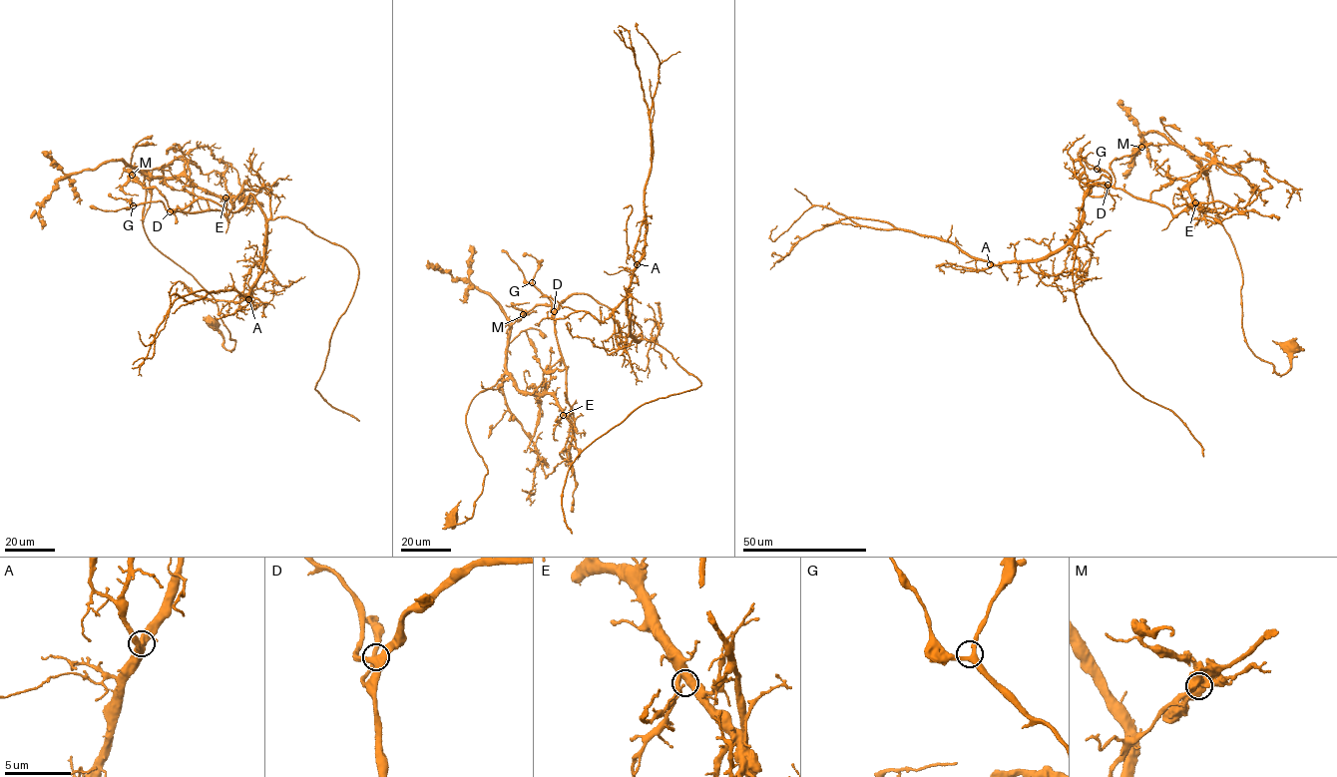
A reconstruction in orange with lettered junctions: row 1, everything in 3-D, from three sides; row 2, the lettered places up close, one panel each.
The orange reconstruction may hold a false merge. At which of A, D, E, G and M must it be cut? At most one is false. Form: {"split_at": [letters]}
{"split_at": ["M"]}

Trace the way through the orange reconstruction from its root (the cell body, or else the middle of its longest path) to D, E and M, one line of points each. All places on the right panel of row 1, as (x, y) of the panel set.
D: (1291, 345), (1281, 375), (1248, 346), (1242, 270), (1195, 159), (1171, 144), (1142, 146), (1112, 162), (1108, 185)
E: (1291, 345), (1290, 368), (1281, 375), (1248, 346), (1242, 270), (1200, 164), (1205, 172), (1188, 186), (1195, 202)
M: (1291, 345), (1290, 368), (1281, 375), (1248, 346), (1242, 270), (1206, 169), (1174, 145), (1141, 148)

